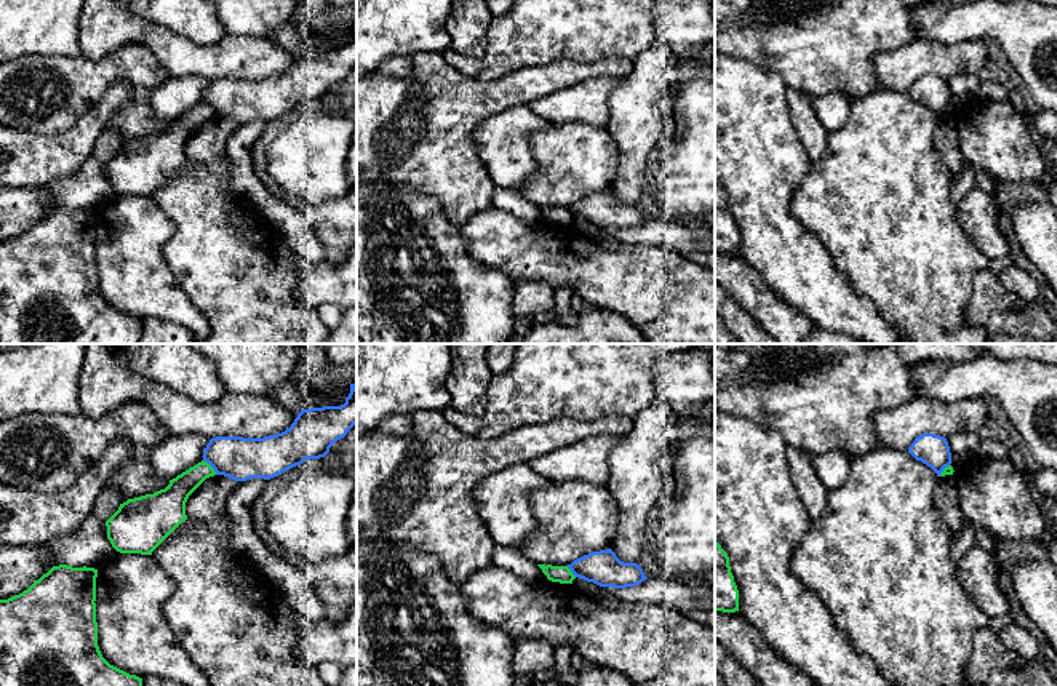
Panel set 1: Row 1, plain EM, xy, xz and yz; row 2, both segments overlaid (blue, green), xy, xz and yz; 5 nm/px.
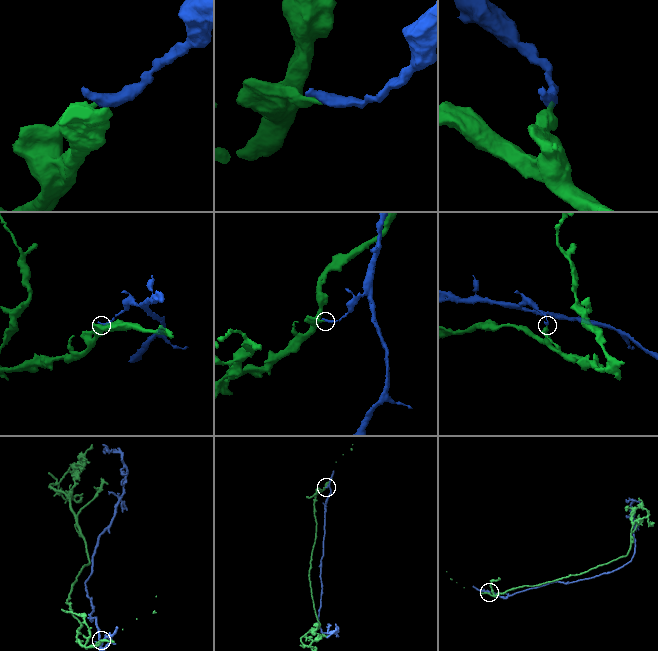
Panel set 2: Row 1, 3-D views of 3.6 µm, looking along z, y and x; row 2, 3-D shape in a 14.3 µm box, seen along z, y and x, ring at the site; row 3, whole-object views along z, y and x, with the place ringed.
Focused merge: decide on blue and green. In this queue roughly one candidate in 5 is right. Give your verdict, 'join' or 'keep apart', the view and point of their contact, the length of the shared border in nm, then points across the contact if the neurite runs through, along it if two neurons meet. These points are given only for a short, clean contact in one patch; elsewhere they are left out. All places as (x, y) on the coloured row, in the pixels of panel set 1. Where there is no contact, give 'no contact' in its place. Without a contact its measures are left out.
keep apart | xy (211, 466) | 100 nm | along xy (203, 459), (216, 474)

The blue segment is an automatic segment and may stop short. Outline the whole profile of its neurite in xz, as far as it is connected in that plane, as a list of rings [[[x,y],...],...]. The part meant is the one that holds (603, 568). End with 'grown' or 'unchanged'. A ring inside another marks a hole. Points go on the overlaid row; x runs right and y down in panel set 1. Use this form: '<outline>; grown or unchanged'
[[[611,548],[584,555],[568,568],[576,577],[600,587],[625,588],[648,579],[636,563],[620,561]]]; unchanged

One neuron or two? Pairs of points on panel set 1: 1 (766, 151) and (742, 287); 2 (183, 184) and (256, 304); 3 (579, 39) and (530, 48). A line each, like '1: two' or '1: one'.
1: two
2: one
3: one

